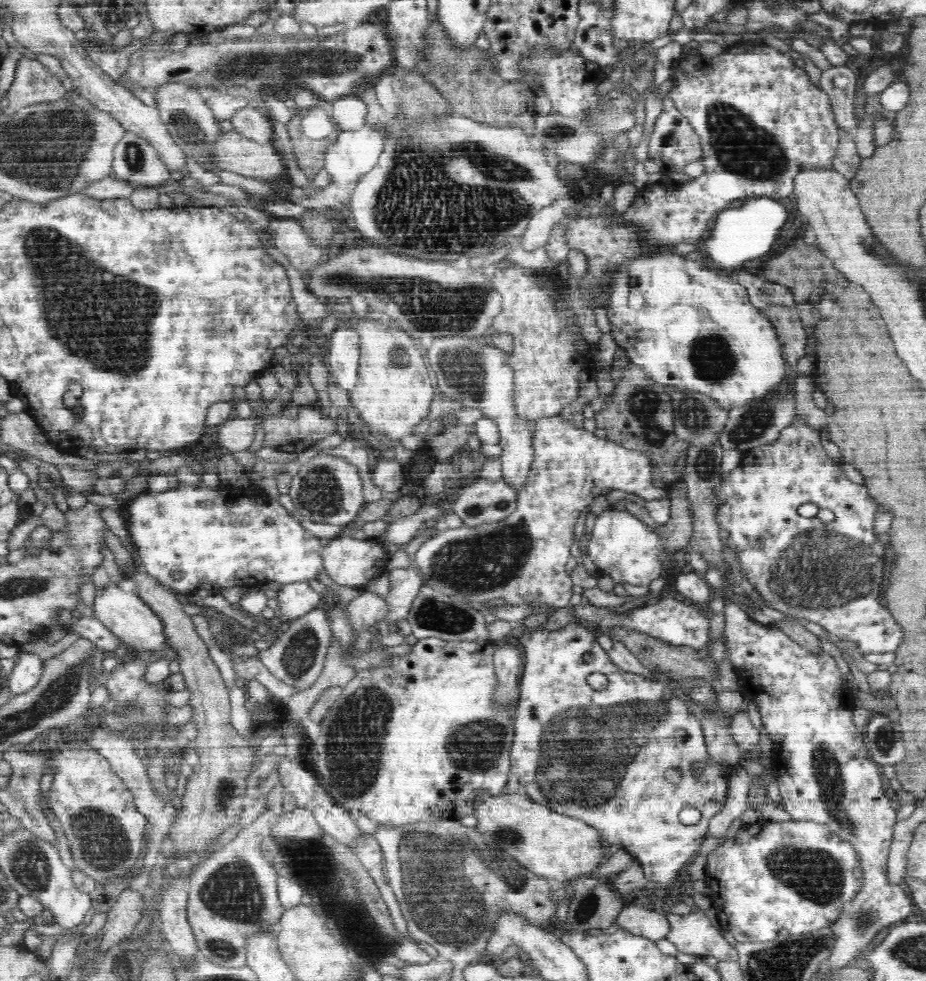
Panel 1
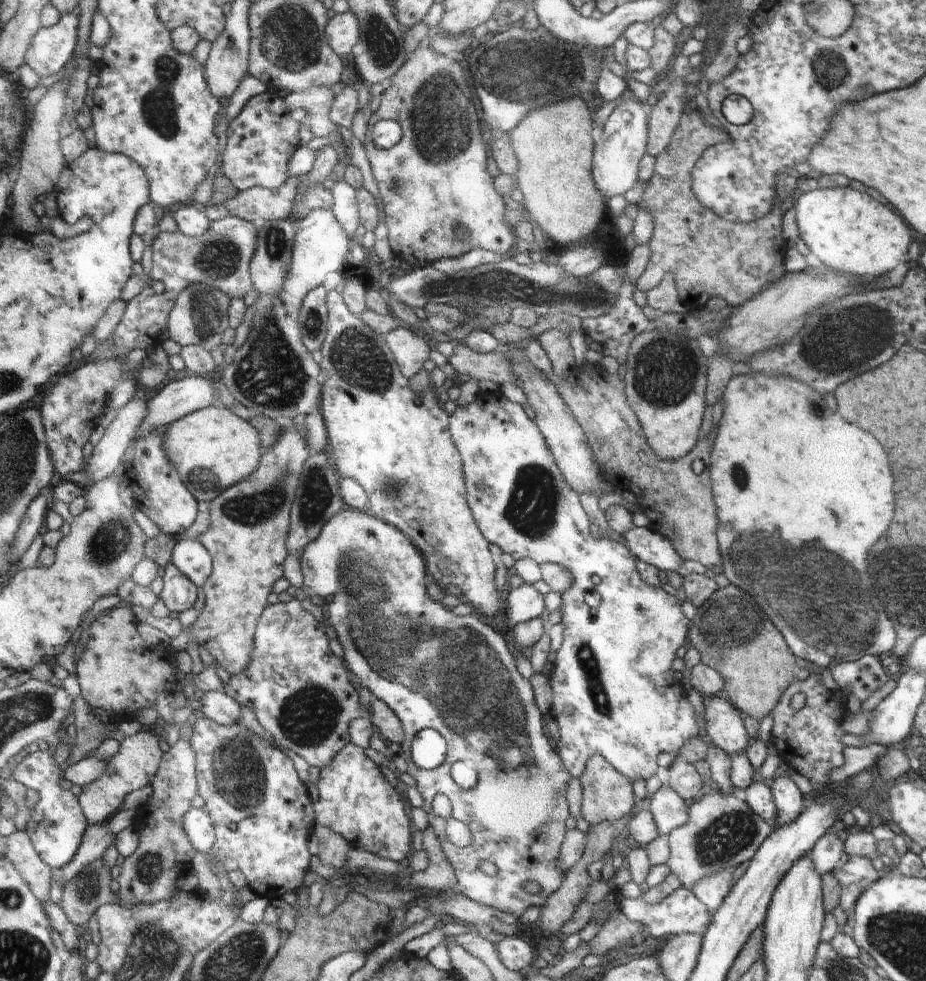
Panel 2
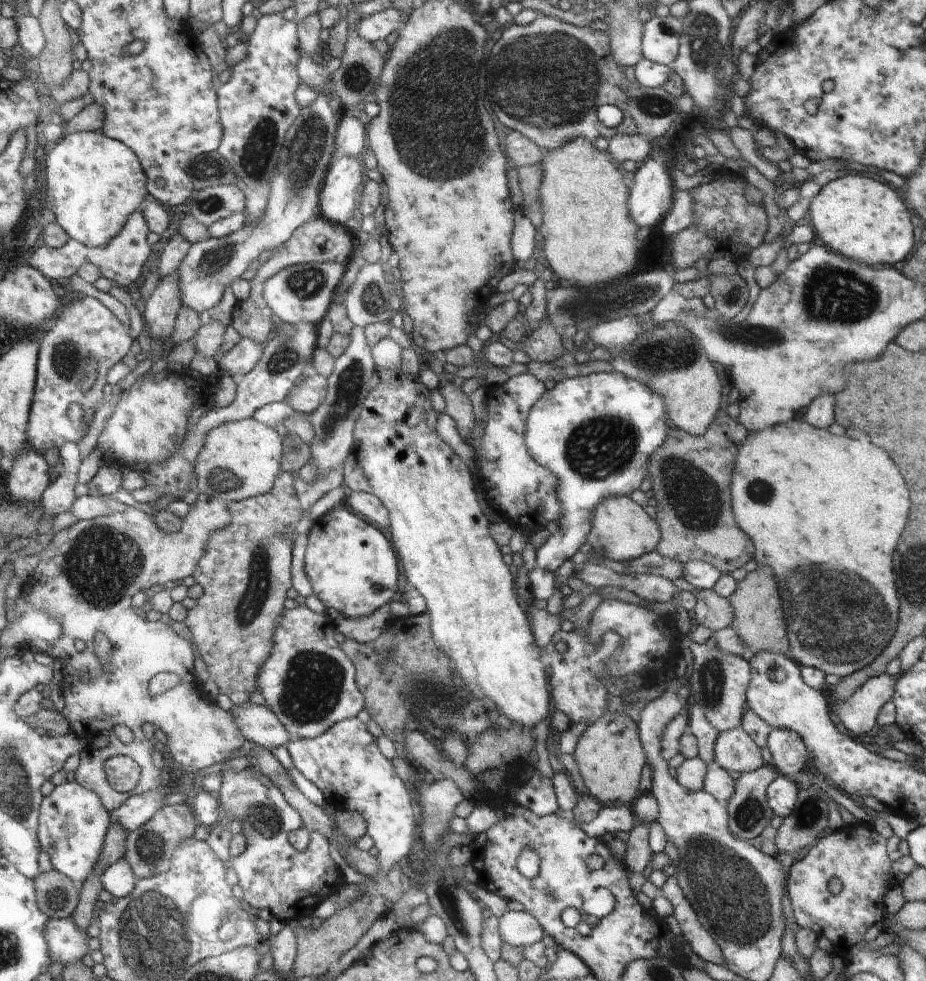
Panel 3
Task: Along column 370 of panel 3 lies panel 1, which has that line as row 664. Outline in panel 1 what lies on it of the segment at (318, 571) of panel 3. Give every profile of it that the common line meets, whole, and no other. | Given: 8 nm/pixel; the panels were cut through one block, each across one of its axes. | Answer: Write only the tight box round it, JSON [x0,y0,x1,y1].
[510,622,733,890]

